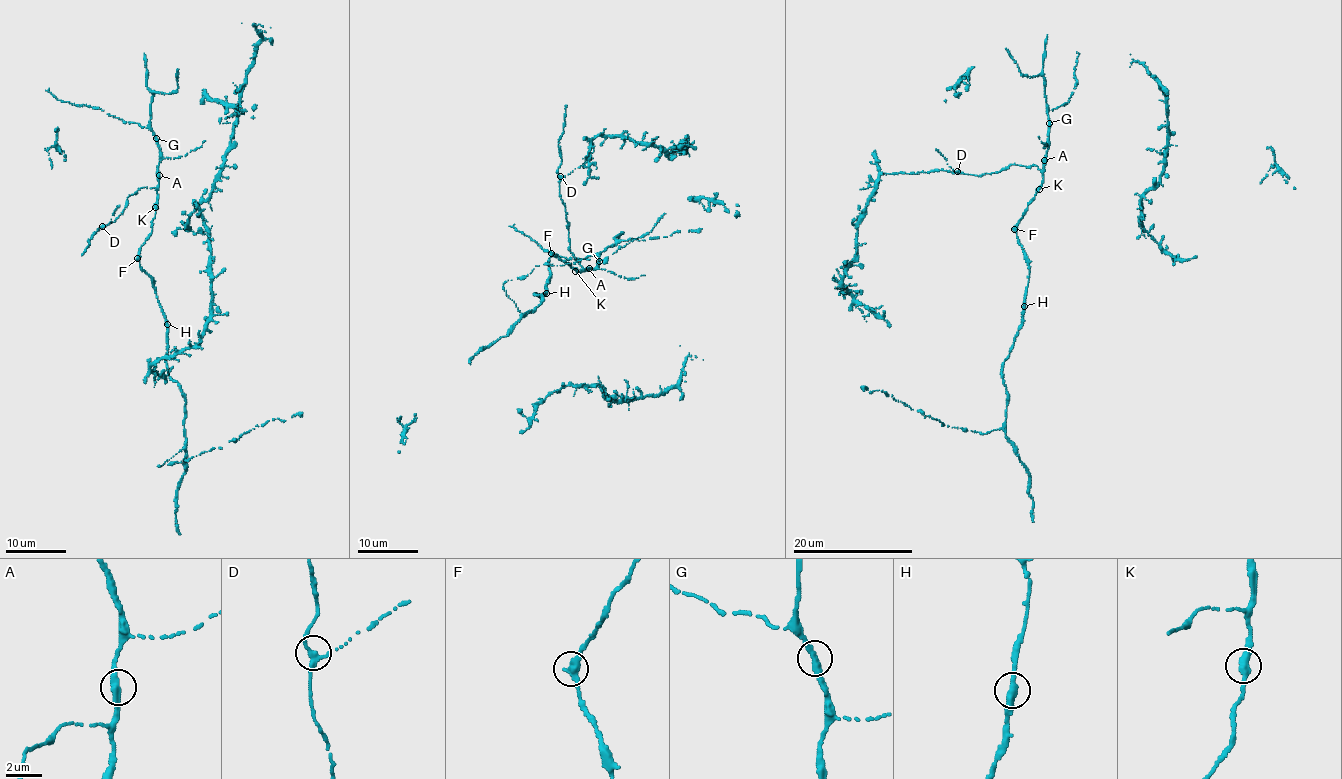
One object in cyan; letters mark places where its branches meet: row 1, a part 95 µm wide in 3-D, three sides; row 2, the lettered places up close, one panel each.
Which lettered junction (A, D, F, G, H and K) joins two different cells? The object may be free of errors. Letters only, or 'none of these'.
none of these

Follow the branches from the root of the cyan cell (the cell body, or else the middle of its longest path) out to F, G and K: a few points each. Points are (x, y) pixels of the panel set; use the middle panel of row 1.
F: (540, 296), (547, 291), (546, 285), (551, 277), (551, 253)
G: (540, 296), (547, 291), (551, 277), (549, 260), (554, 254), (579, 272), (592, 269), (599, 261)
K: (540, 296), (547, 291), (546, 285), (551, 277), (550, 257), (554, 254), (571, 263), (575, 271)

